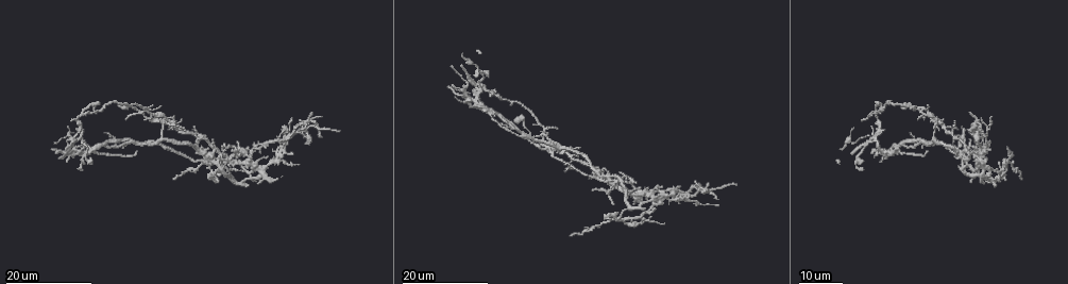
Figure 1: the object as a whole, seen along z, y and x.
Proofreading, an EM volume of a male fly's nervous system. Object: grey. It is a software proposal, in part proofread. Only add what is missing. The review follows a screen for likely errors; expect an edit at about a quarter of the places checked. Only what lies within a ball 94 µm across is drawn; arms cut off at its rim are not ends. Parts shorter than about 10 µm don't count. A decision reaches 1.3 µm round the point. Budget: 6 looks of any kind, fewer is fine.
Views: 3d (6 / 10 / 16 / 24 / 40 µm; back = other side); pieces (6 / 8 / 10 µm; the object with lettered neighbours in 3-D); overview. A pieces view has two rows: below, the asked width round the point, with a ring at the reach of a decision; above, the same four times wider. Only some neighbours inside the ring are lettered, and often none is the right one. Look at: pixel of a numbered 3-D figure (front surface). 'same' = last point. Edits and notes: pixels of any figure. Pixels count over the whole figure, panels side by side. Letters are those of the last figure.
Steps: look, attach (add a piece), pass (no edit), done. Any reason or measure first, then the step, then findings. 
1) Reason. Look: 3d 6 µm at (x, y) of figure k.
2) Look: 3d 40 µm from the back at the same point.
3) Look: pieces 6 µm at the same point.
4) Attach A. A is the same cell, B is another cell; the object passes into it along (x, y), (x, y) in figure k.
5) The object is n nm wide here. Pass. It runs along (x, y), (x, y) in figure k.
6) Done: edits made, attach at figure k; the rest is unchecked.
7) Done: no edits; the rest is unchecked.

Branch stops here. Look: 3d 24 µm at (1008, 146) of figure 1.

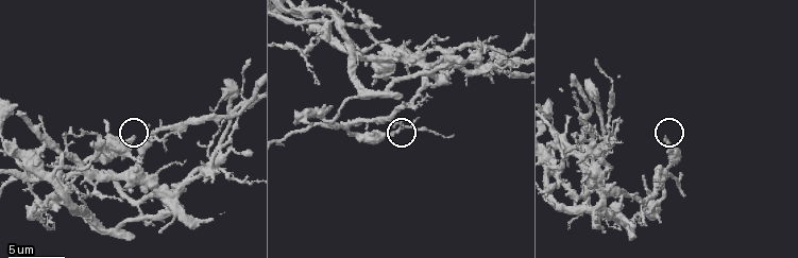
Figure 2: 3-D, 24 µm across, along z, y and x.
Look: pieces 6 µm at (665, 137) of figure 2.

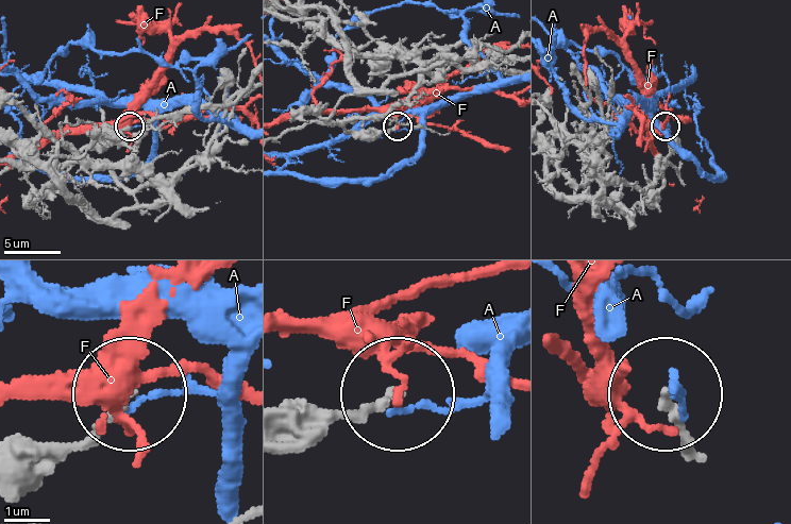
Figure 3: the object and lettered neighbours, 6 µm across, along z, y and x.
The object is 160 nm wide here. Pass. A and F are other cells; it runs along (323, 413), (357, 413), (388, 394) in figure 3; no lettered piece goes on from it.

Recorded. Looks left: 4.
Branch stops here. Look: 3d 24 µm at (954, 121) of figure 1.

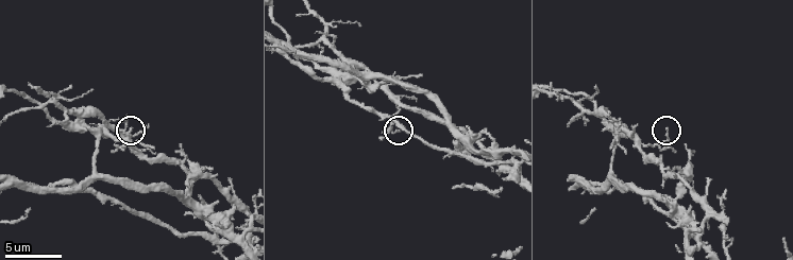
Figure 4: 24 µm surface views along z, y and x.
Look: 3d 6 µm at (399, 130) of figure 4.

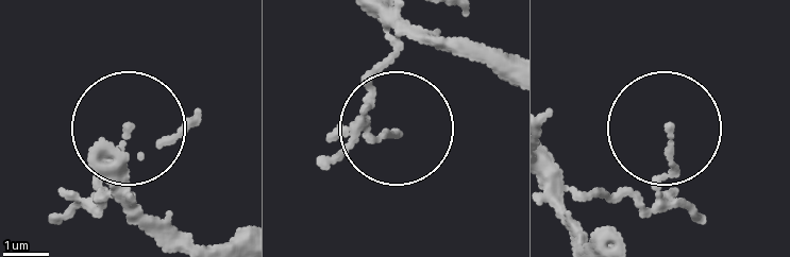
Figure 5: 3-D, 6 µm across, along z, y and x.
See the neighbours. Look: pieces 8 µm at (392, 133) of figure 5.

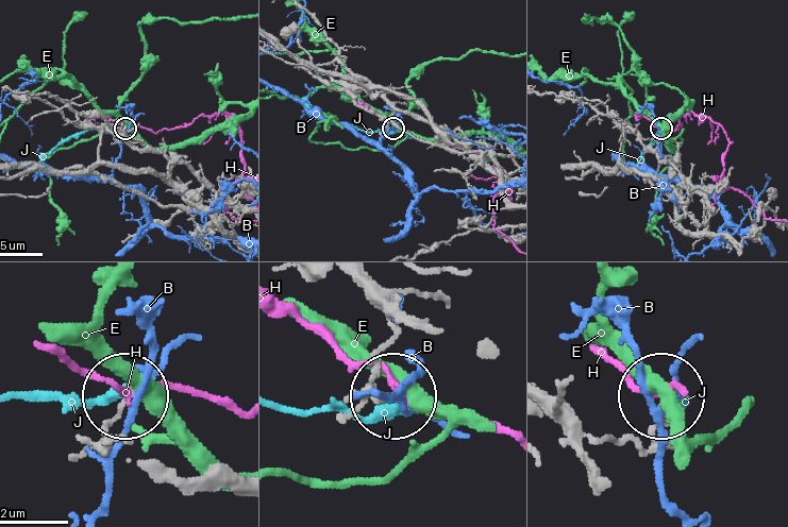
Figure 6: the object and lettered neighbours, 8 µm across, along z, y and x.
The object is 140 nm wide here. Pass. B, E, H and J are other cells; none of them fits.

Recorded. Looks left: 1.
Done: no edits; the rest is unchecked.

